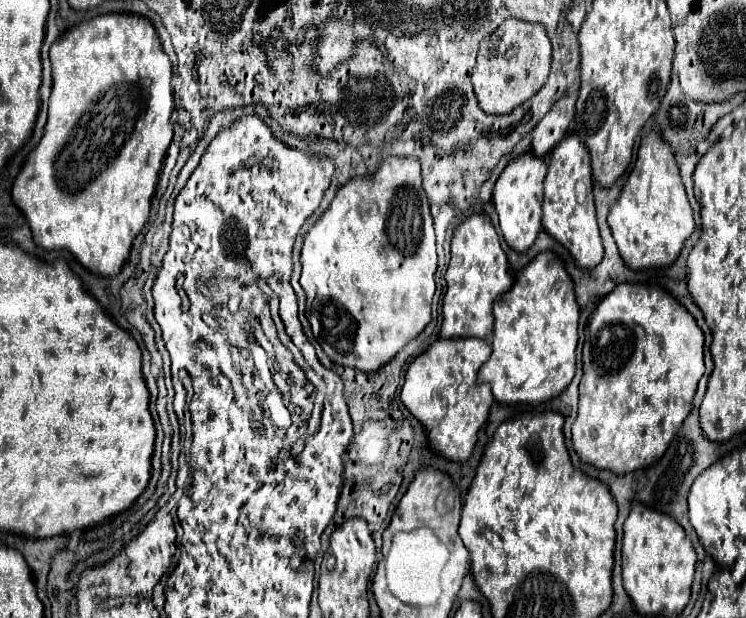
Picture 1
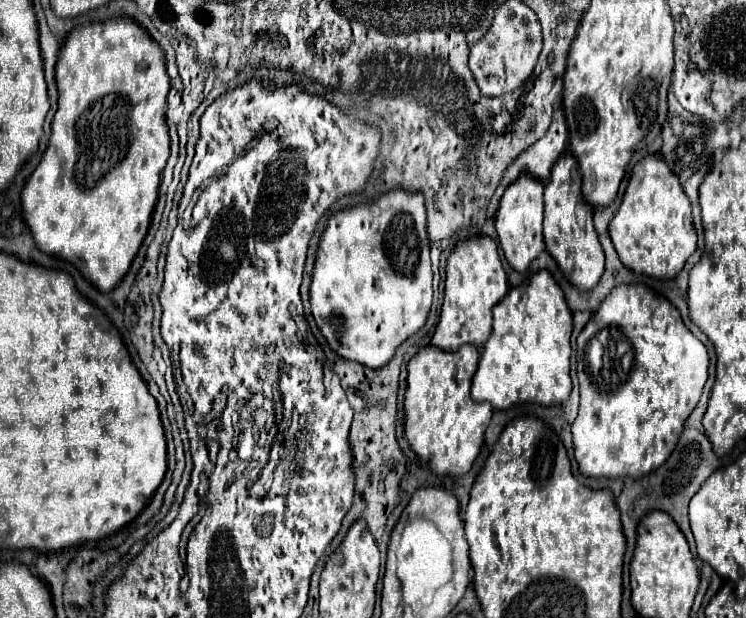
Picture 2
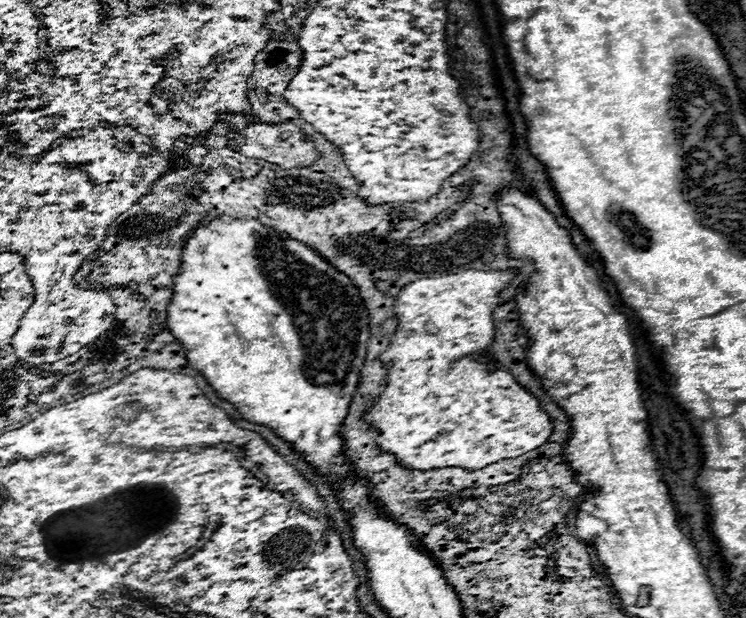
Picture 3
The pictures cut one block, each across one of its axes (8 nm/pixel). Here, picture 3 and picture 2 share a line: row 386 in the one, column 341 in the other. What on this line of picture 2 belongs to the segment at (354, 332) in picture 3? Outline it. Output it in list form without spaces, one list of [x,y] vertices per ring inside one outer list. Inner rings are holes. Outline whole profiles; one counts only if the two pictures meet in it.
[[[394,190],[372,204],[358,204],[330,218],[316,256],[310,304],[320,332],[338,356],[368,368],[386,366],[396,348],[424,326],[432,304],[432,268],[428,248],[430,242],[426,236],[422,194]]]

